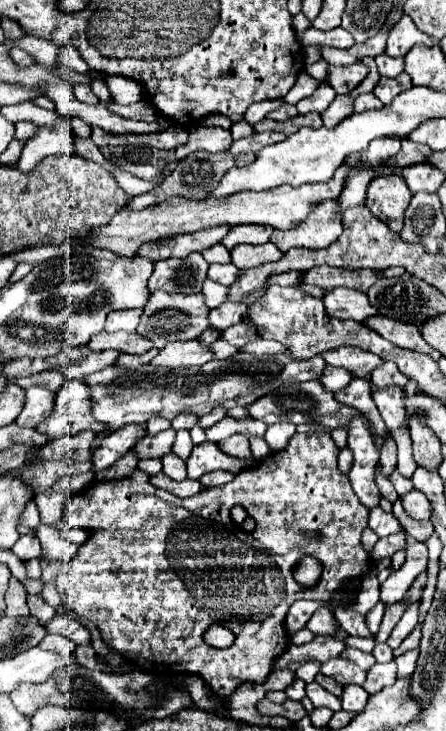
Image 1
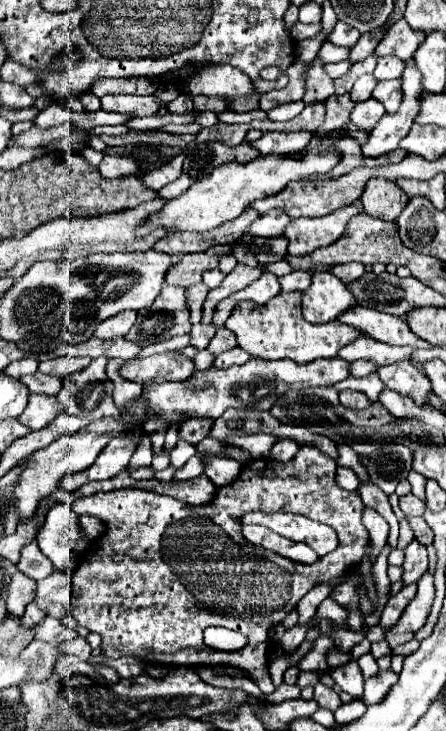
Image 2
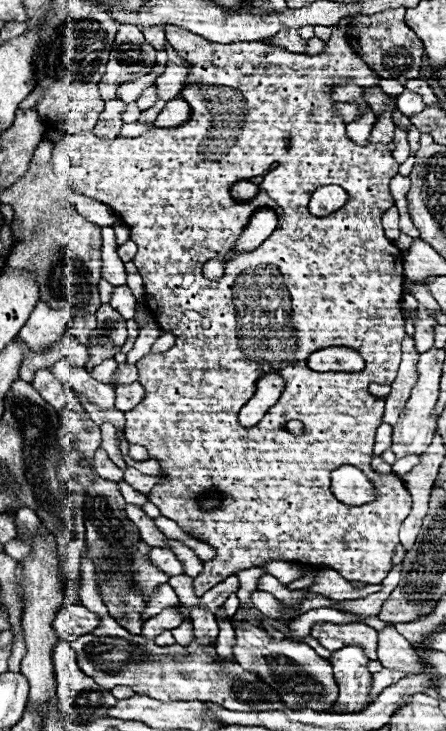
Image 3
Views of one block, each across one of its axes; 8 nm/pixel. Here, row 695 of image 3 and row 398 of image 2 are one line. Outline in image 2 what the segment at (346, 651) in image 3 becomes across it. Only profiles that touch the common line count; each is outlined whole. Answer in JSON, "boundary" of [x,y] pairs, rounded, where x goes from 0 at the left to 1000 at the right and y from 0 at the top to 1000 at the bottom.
{"boundary":[[[767,534],[762,536],[762,547],[767,547],[767,555],[776,558],[794,558],[798,562],[812,562],[816,558],[830,558],[830,547],[803,536],[803,534]]]}

